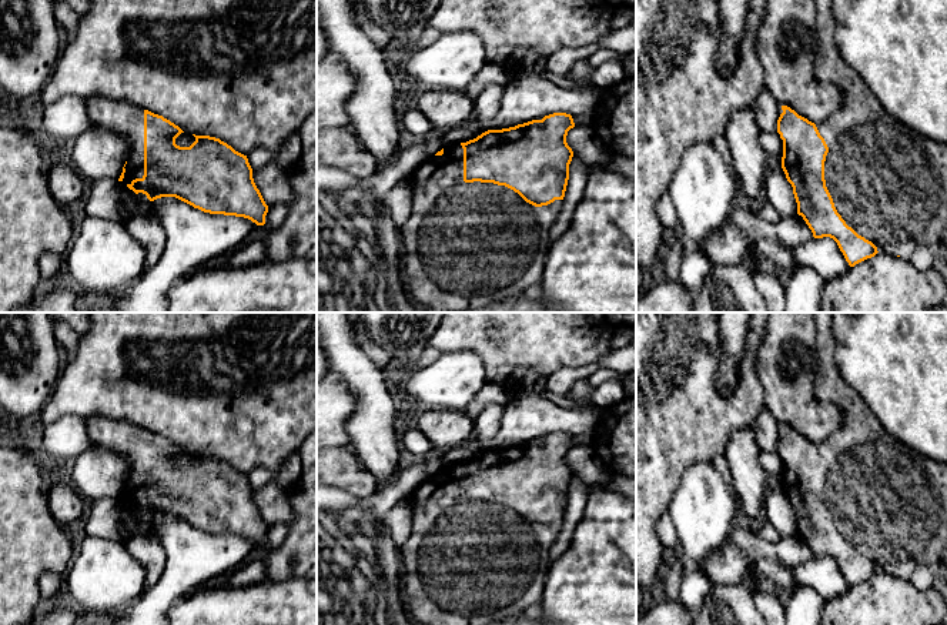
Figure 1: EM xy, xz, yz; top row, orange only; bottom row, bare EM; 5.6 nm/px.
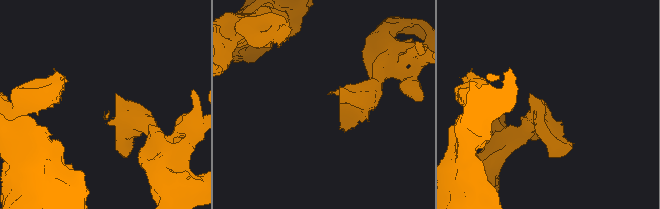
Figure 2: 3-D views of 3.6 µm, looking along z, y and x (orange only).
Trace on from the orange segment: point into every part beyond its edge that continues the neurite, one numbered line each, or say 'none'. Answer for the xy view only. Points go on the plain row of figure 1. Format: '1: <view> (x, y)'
1: xy (121, 437)

